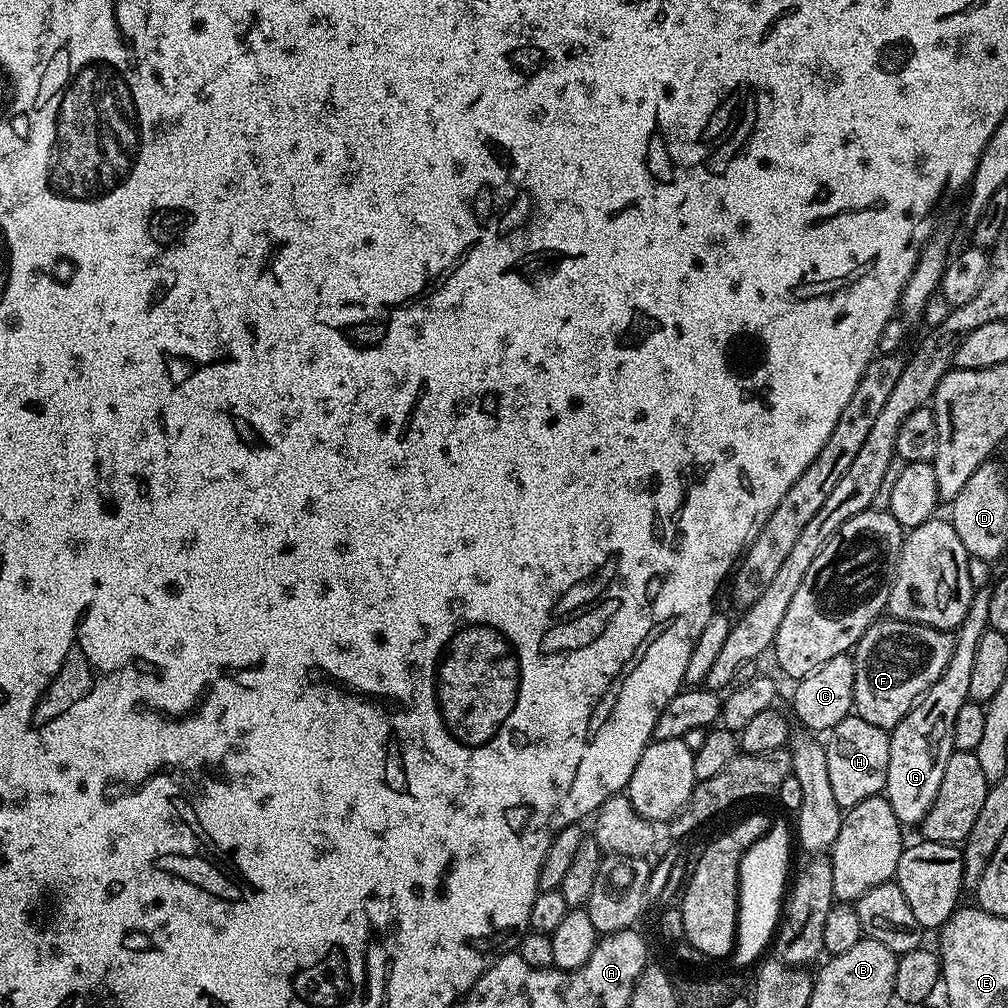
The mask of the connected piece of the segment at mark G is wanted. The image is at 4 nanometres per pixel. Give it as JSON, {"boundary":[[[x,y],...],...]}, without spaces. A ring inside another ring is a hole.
{"boundary":[[[977,591],[970,602],[970,610],[966,610],[966,618],[955,629],[956,641],[950,662],[946,662],[946,670],[942,670],[938,682],[934,682],[934,686],[924,692],[916,705],[902,718],[902,722],[891,729],[888,738],[890,762],[886,770],[883,795],[887,796],[890,807],[902,826],[923,824],[930,806],[934,806],[934,798],[938,798],[942,773],[946,771],[946,762],[950,762],[950,754],[954,751],[954,717],[964,704],[969,703],[974,653],[978,650],[978,638],[989,631],[989,618],[990,591]]]}

